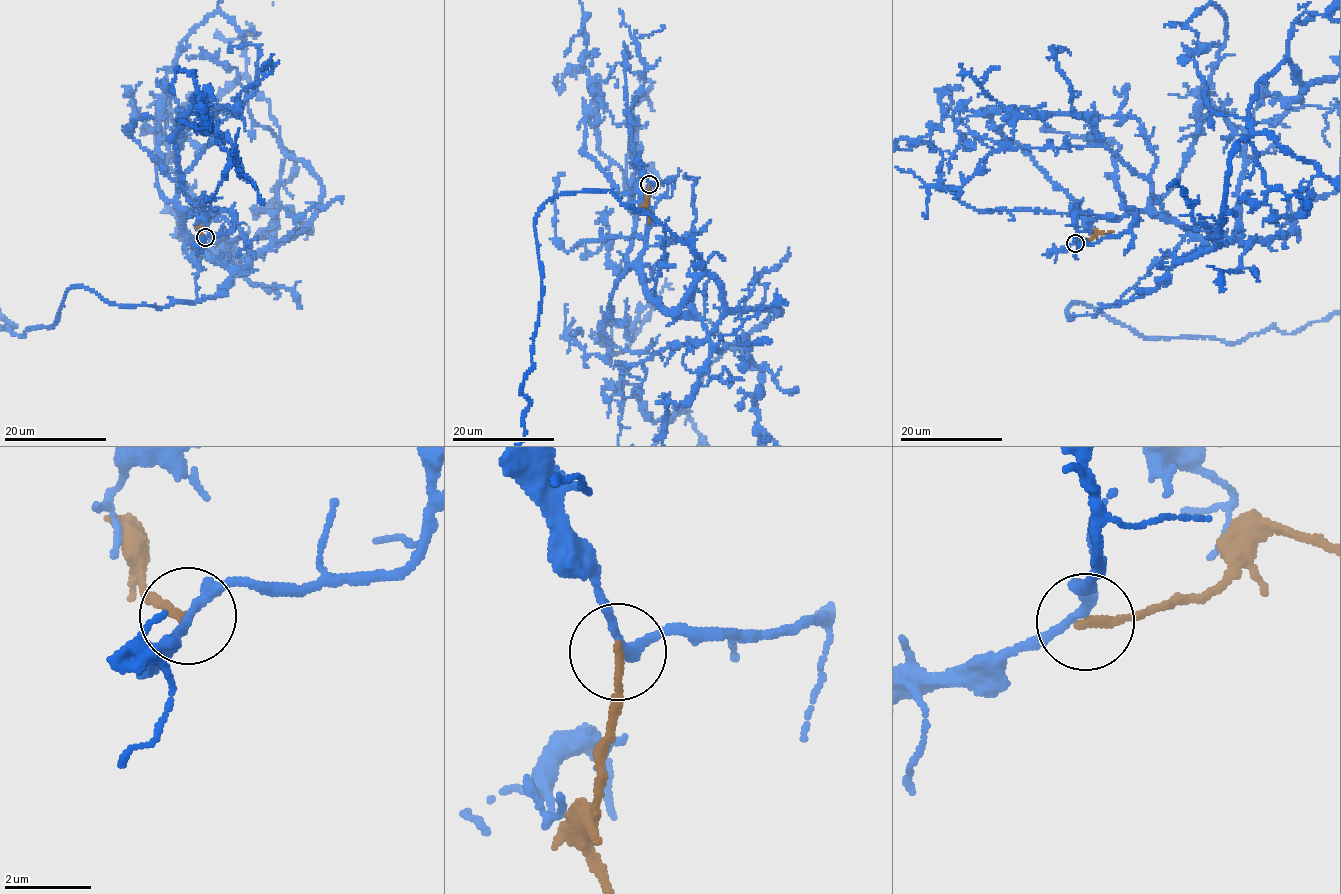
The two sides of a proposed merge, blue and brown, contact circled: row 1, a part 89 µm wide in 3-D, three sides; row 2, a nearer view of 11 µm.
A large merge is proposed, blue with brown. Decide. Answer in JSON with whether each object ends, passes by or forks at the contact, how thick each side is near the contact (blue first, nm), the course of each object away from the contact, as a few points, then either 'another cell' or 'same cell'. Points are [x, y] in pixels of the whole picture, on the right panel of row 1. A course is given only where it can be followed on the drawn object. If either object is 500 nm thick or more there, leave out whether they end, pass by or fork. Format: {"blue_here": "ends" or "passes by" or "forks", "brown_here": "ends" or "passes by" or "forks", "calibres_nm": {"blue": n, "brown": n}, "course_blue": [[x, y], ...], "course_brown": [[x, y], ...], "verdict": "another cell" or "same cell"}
{"blue_here": "passes by", "brown_here": "ends", "calibres_nm": {"blue": 240, "brown": 190}, "course_brown": [[1076, 243], [1090, 240], [1096, 233], [1112, 231]], "verdict": "another cell"}

